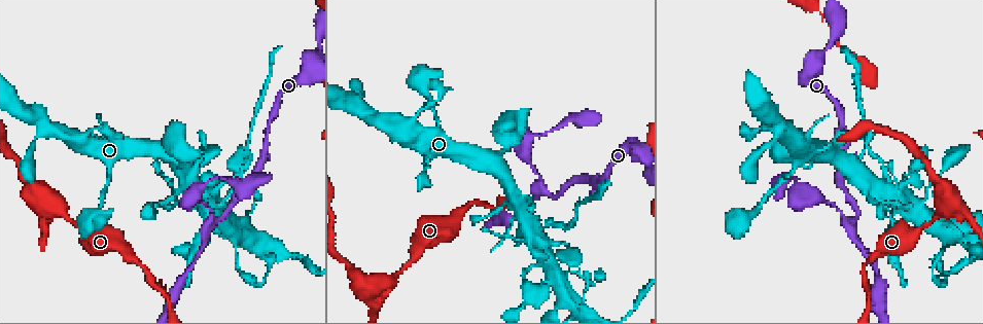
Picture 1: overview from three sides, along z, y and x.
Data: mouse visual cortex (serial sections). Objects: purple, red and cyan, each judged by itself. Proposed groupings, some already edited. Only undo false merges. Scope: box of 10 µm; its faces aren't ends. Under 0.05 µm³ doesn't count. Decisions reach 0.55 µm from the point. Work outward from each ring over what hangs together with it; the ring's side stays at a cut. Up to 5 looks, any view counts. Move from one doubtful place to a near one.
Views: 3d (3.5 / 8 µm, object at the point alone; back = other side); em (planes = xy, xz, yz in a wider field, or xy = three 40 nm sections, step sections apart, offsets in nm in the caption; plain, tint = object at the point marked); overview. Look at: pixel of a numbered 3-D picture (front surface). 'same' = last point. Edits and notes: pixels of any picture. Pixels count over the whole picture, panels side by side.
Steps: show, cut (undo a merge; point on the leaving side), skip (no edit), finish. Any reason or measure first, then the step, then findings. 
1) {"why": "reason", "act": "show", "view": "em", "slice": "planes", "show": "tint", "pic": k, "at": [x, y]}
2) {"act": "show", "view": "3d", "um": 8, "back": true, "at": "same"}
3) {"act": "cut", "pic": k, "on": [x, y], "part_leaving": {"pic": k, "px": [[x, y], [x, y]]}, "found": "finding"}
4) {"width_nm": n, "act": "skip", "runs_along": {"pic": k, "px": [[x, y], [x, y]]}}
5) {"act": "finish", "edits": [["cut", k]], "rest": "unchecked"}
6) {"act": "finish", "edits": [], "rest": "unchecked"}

{"why": "three-way junction", "act": "show", "view": "3d", "um": 3.5, "pic": 1, "at": [548, 195]}

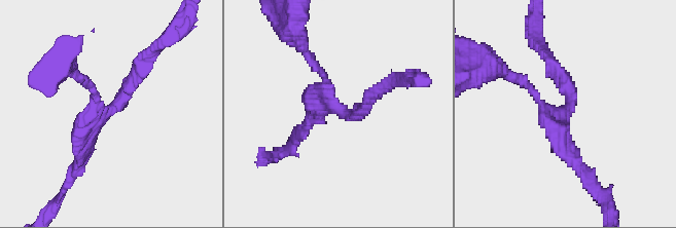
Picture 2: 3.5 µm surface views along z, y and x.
{"why": "now the EM", "act": "show", "view": "em", "slice": "xy", "step": 3, "show": "tint", "pic": 2, "at": [567, 111]}

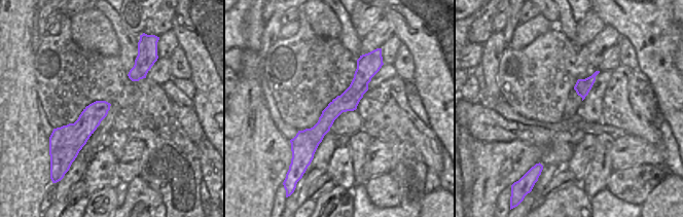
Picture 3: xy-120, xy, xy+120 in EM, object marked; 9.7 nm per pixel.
{"width_nm": 200, "act": "skip", "runs_along": {"pic": 3, "px": [[371, 66], [308, 142], [308, 152]]}, "found": "one cell here"}

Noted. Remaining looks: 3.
{"why": "abrupt turn", "act": "show", "view": "3d", "um": 3.5, "pic": 1, "at": [40, 204]}

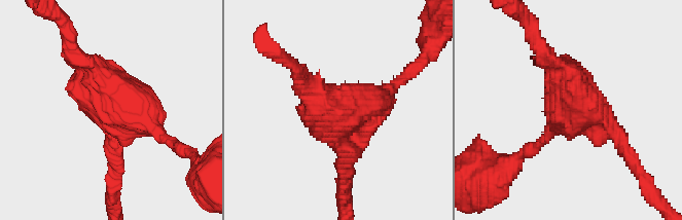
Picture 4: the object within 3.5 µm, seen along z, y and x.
{"act": "show", "view": "em", "slice": "xy", "step": 3, "show": "tint", "pic": 4, "at": [107, 112]}

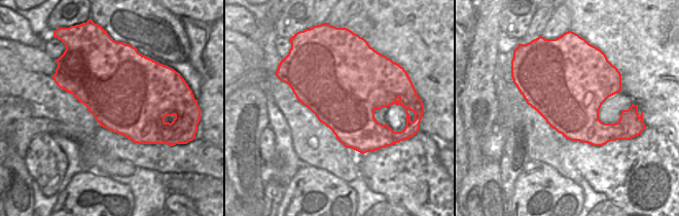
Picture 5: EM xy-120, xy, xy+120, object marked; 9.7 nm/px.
{"act": "skip", "runs_along": {"pic": 4, "px": [[164, 139], [69, 47]]}, "found": "continuous, no second cell"}

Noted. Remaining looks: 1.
{"act": "finish", "edits": [], "rest": "unchecked"}

